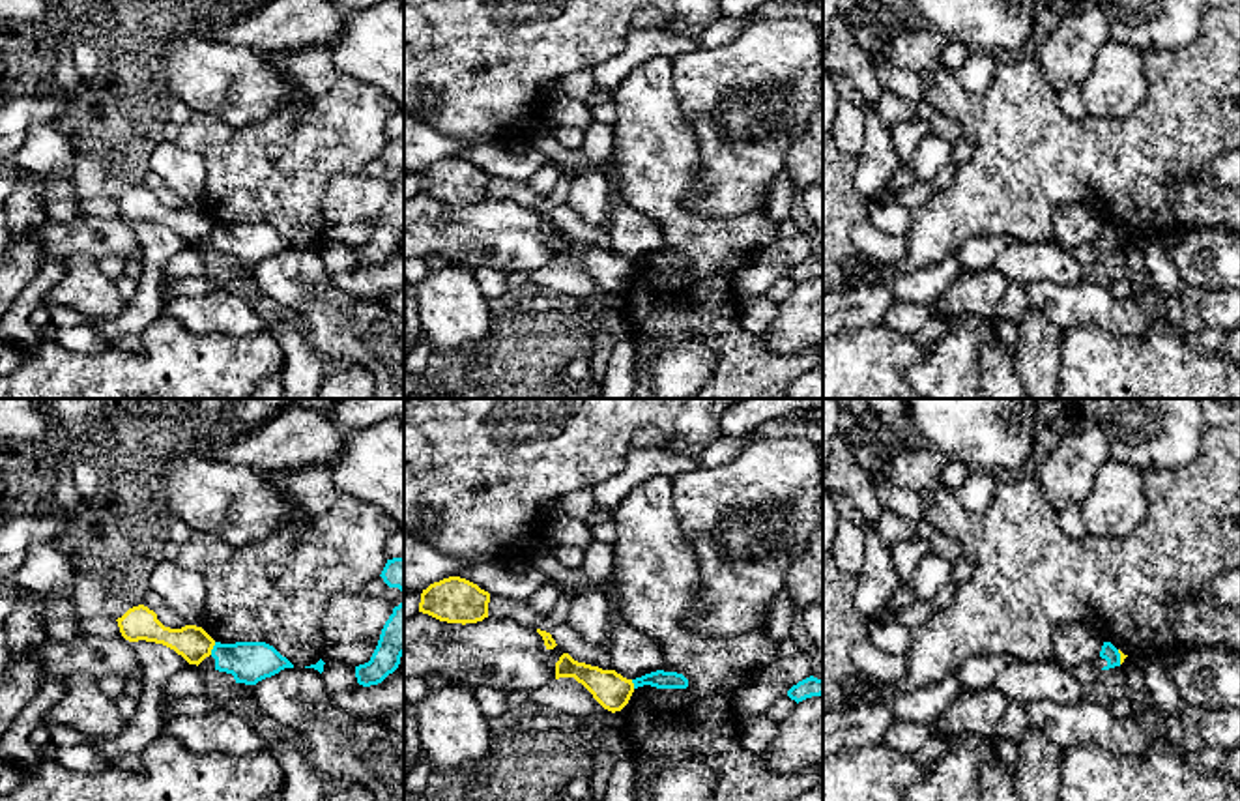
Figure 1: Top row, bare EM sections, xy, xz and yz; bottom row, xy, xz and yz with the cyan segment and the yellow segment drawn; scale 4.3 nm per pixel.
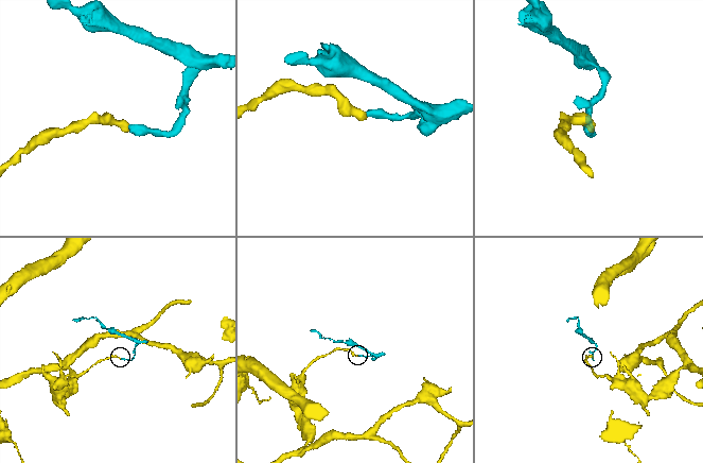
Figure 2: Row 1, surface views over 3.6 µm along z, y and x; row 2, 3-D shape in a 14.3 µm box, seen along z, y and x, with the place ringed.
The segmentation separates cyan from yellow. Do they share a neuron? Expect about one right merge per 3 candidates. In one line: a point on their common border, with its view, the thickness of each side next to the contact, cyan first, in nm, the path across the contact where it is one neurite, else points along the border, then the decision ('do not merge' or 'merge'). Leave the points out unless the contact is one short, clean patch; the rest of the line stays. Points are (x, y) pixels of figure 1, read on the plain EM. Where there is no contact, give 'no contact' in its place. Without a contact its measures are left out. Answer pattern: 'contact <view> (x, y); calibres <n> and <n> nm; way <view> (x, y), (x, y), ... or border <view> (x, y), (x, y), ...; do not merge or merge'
contact xy (214, 229); calibres 180 and 150 nm; border xy (216, 223), (210, 234); do not merge

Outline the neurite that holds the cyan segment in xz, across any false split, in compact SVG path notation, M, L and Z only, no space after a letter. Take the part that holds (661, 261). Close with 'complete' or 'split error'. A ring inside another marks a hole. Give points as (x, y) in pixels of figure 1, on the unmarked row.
M656 251L642 258L636 258L632 260L632 264L634 264L634 269L643 266L651 266L656 269L686 269L688 268L688 260L683 255L664 253L664 251Z | complete

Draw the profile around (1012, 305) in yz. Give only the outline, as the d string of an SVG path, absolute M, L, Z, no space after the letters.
M1008 281L1008 286L1004 290L1004 296L997 303L997 320L1010 320L1014 324L1019 324L1025 311L1029 309L1027 301L1027 284L1017 281Z

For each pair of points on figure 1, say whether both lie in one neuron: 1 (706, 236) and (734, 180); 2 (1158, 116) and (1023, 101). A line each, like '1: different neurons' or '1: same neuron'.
1: different neurons
2: same neuron

